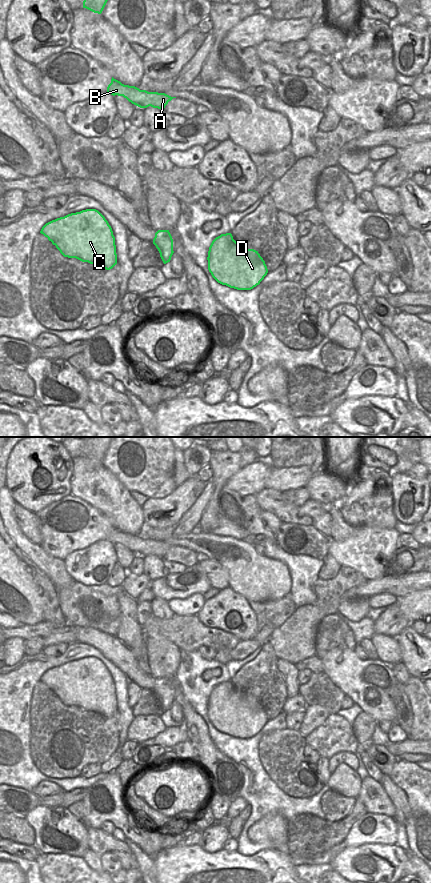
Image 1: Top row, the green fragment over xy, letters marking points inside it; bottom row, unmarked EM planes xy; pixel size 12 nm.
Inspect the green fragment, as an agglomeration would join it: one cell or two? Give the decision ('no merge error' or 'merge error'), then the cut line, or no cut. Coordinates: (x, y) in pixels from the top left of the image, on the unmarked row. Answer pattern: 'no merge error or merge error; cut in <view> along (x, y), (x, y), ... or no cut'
no merge error; no cut

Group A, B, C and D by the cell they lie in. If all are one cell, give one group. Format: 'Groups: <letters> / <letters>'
Groups: A B C D

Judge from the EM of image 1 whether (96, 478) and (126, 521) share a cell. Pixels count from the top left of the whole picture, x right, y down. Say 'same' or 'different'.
same

